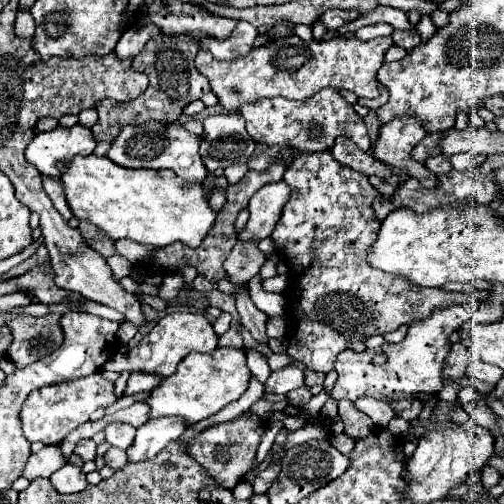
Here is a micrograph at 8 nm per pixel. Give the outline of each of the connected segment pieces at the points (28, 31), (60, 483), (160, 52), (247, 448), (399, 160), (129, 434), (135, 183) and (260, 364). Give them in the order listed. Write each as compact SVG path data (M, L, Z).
M20 8L16 12L16 34L20 38L32 38L34 28L36 28L36 24L34 24L34 18L32 18L30 10L28 8Z
M70 462L58 472L54 472L50 480L60 494L76 494L88 486L86 474L78 466L72 466Z
M160 34L146 42L144 50L134 58L134 70L144 72L150 78L150 84L144 94L130 102L110 102L102 100L96 104L98 122L96 130L92 126L96 142L114 142L114 138L120 134L120 130L126 124L144 124L146 120L160 120L160 122L176 122L182 116L184 106L190 102L202 98L206 92L210 92L208 80L196 70L194 58L200 50L198 42L186 34L170 36Z
M238 416L232 422L212 426L204 432L200 432L194 442L188 446L188 456L194 458L210 478L222 488L234 488L250 470L260 438L264 434L264 422L254 416Z
M402 116L394 118L380 126L378 140L374 144L374 156L392 166L398 172L406 172L408 176L422 182L422 186L432 188L436 184L436 176L426 170L424 164L416 162L410 156L410 150L426 136L426 130L416 118Z
M110 424L104 428L104 434L112 446L116 446L120 450L128 450L130 444L134 442L136 428L132 428L130 424Z
M96 154L72 158L70 164L58 162L58 168L74 218L92 222L114 240L128 238L156 248L176 240L186 242L186 246L198 246L218 216L208 208L202 184L182 182L172 170L122 168Z
M244 346L246 348L246 356L248 356L248 368L250 368L250 372L254 374L254 376L260 376L260 380L268 380L268 376L270 376L270 366L268 366L268 360L258 352L258 350L254 350L254 348L248 348L248 346Z

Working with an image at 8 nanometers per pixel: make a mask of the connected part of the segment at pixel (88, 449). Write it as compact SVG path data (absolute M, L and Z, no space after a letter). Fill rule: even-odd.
M80 440L78 446L74 448L74 454L82 456L84 462L94 460L94 458L96 458L96 442L94 442L94 440Z

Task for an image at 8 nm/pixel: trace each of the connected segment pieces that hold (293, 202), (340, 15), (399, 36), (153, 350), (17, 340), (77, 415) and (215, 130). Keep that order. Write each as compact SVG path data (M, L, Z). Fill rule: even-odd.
M330 152L318 154L300 154L284 172L284 182L292 188L290 202L284 206L282 218L278 220L272 240L276 244L276 252L284 254L284 260L290 264L290 294L296 300L308 318L300 320L296 314L290 314L290 332L288 332L288 354L306 364L316 372L330 372L334 368L334 358L338 352L346 350L354 340L366 340L374 334L394 332L402 324L410 324L412 320L426 320L434 308L442 308L448 304L460 304L466 300L464 294L444 292L440 288L418 288L410 286L410 282L402 276L386 274L368 264L370 246L376 242L380 224L374 218L372 202L378 198L376 188L368 182L364 174L340 164L334 160Z
M326 10L326 14L322 14L320 20L326 24L328 30L336 30L356 18L360 18L360 12L356 12L356 10Z
M394 30L392 42L394 42L394 46L410 52L412 48L416 48L420 44L420 34L416 30Z
M172 312L166 314L164 318L160 318L156 322L156 326L152 328L152 332L148 336L144 336L144 340L128 352L128 356L124 354L116 354L110 362L106 362L102 368L104 370L130 370L130 372L150 372L150 374L160 374L160 376L172 376L176 372L176 366L182 358L186 358L190 352L212 352L218 346L218 336L212 328L212 324L208 322L208 318L204 314L192 314L192 312Z
M46 314L40 318L20 316L8 322L12 330L12 344L6 356L16 368L36 362L40 356L52 354L62 342L64 332L60 328L60 314Z
M90 374L86 378L68 380L60 384L50 384L30 392L22 406L22 426L24 436L28 442L42 442L42 444L58 444L62 442L74 428L90 420L90 414L98 408L106 408L116 402L114 396L114 382L102 378L102 374Z
M216 114L204 120L200 156L210 174L216 168L248 162L254 148L256 142L246 132L244 118L240 114Z

